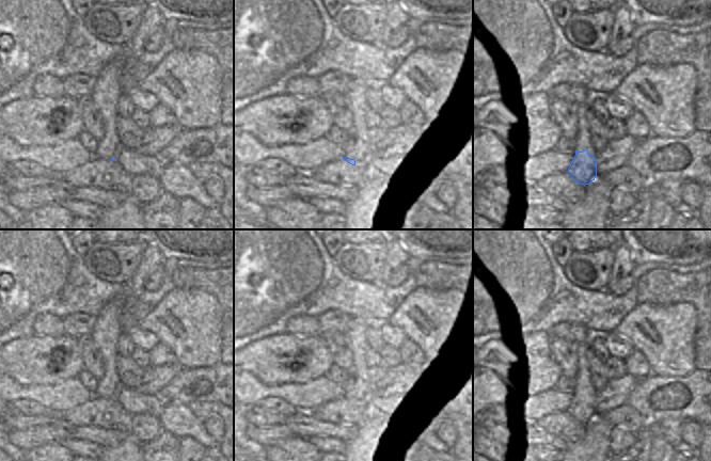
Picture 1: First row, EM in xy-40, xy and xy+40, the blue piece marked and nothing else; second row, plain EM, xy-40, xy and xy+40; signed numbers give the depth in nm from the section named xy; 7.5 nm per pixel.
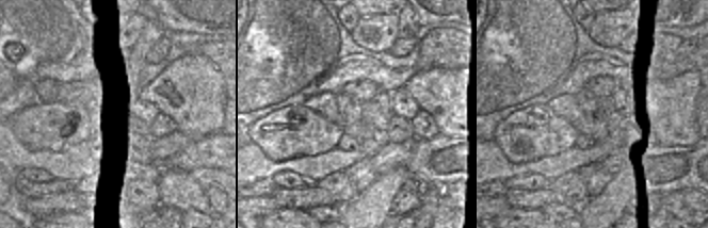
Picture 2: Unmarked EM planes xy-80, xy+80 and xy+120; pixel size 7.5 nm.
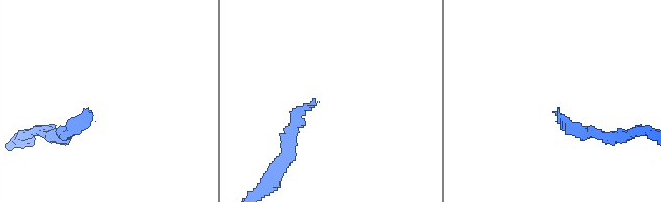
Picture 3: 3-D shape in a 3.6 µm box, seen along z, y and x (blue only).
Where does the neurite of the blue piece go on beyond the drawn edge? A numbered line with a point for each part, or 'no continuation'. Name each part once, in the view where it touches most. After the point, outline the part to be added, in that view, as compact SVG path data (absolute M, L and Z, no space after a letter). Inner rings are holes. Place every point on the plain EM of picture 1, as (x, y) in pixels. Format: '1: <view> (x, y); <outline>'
1: xy (340, 411); M344 398L325 402L309 413L320 422L331 424L361 424L363 419L362 408L348 402Z

